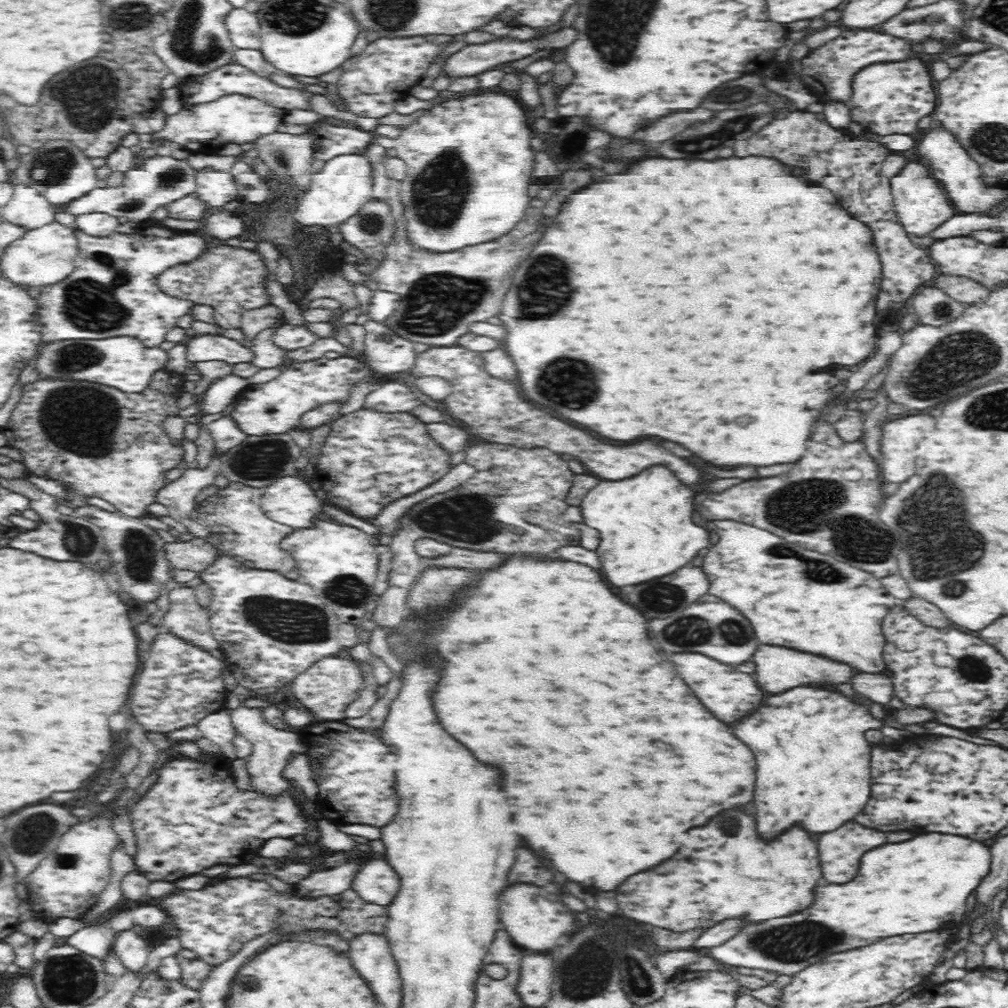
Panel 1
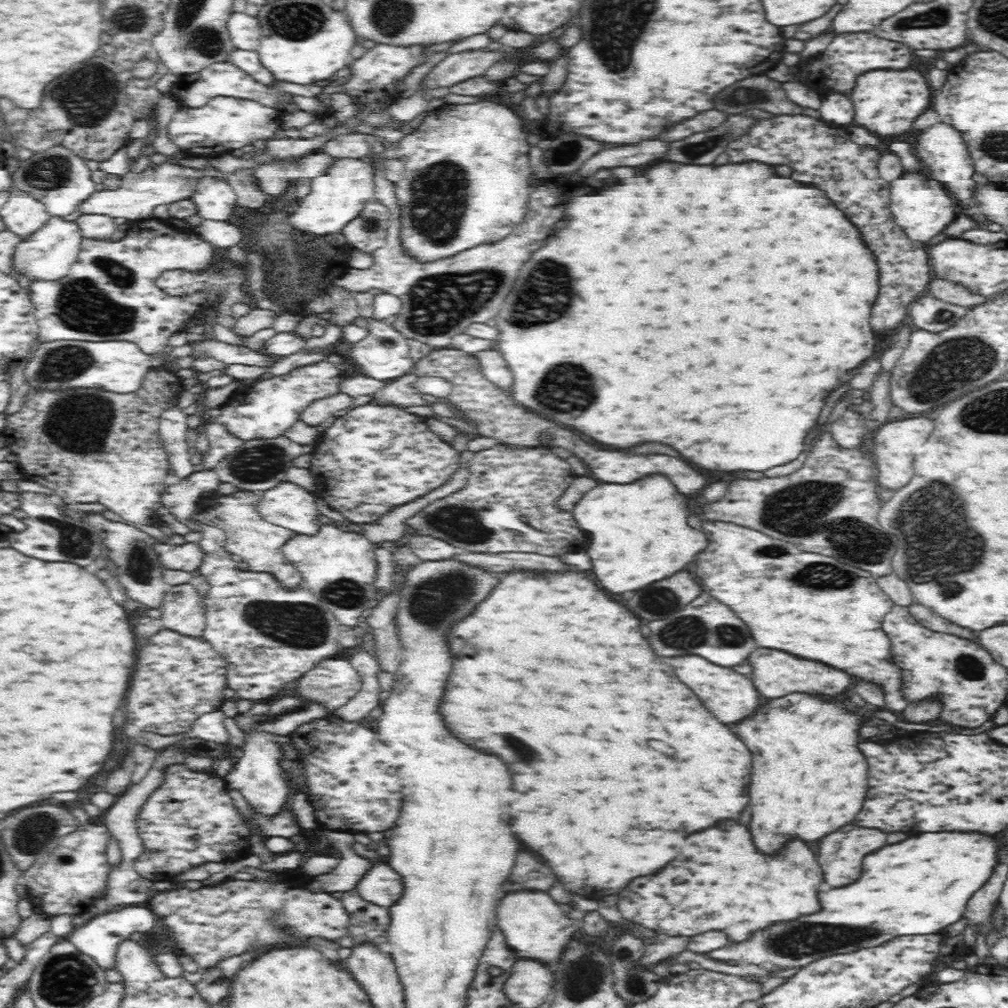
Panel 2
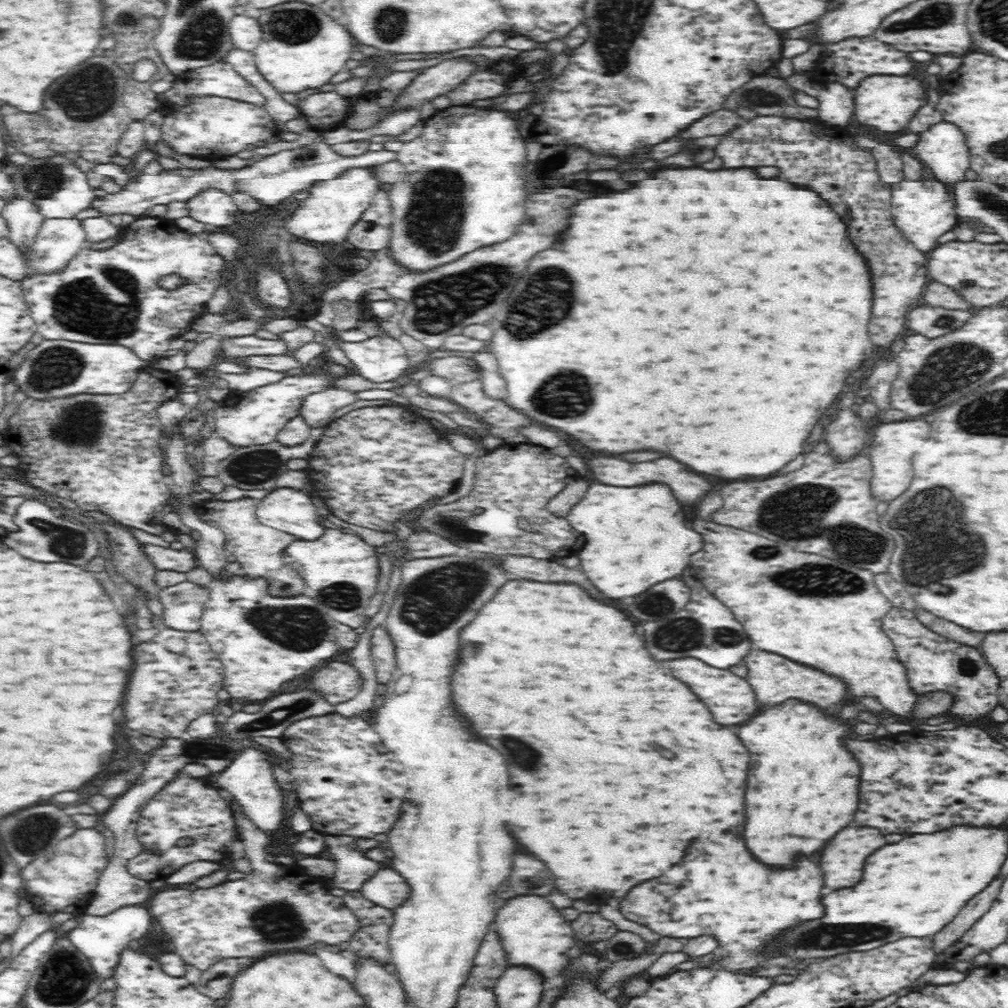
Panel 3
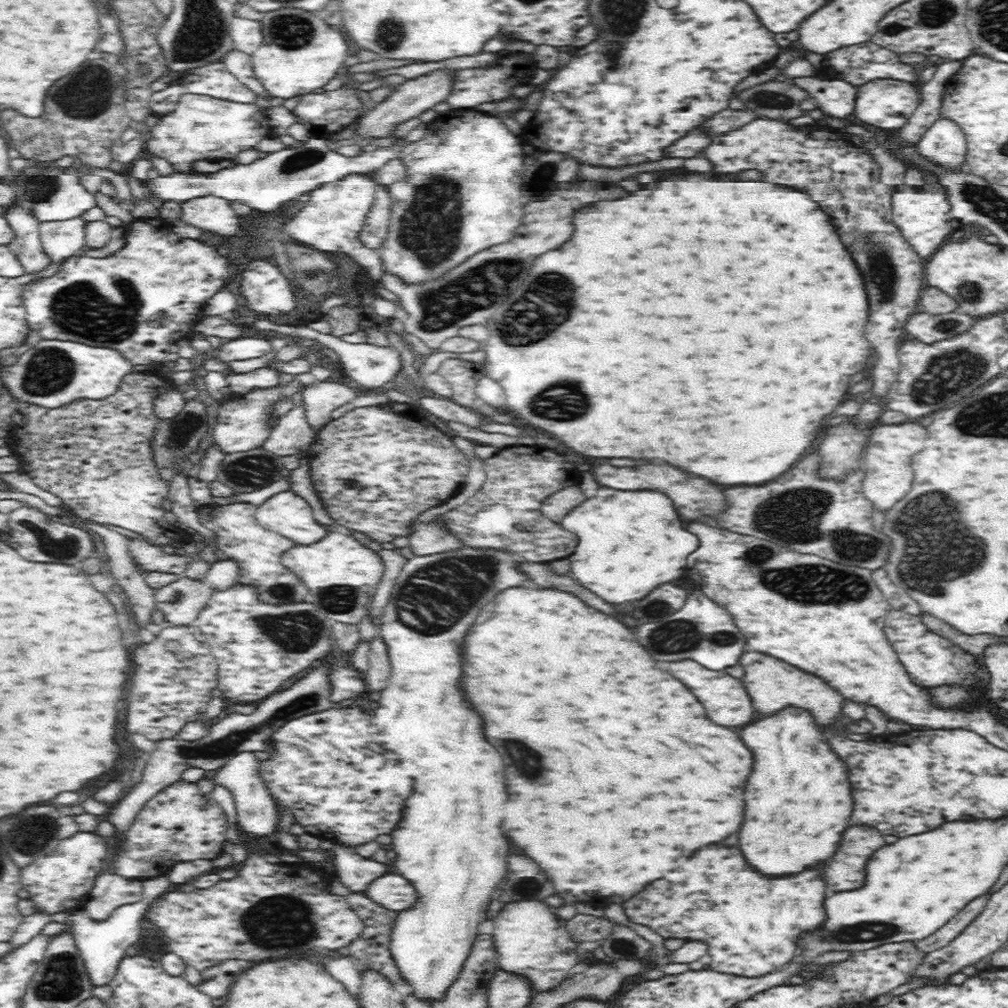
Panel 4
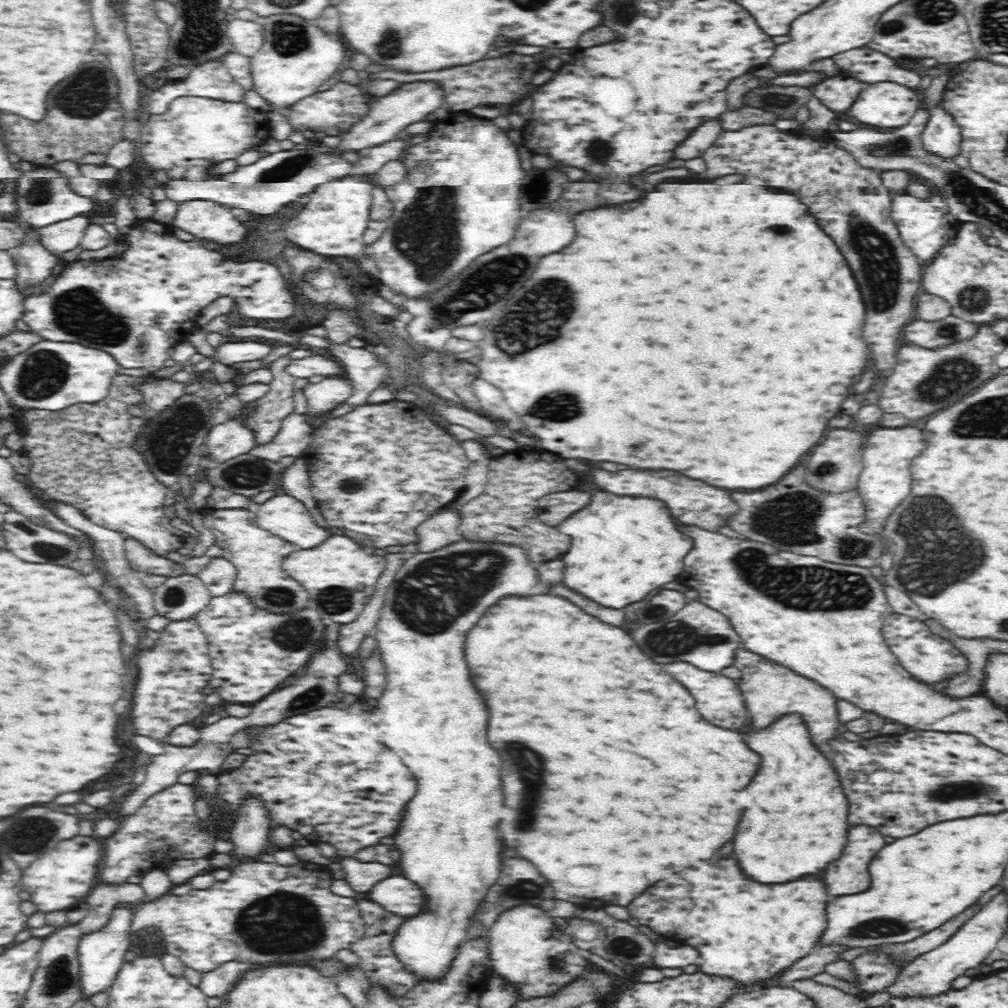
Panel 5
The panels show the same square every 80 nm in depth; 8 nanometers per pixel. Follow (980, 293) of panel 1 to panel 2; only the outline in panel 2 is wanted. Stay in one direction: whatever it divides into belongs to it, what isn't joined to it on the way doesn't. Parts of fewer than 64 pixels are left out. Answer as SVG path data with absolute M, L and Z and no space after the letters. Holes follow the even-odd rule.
M936 278L929 282L925 294L931 296L934 300L967 309L973 309L985 302L981 296L970 294L959 284Z

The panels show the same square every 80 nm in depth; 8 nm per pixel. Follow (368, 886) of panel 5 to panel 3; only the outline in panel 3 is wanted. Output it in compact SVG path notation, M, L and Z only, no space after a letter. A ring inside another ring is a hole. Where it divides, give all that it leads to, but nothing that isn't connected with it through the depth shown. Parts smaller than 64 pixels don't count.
M326 838L328 852L336 856L336 886L344 890L360 890L366 880L376 876L384 864L374 862L356 850L350 838Z

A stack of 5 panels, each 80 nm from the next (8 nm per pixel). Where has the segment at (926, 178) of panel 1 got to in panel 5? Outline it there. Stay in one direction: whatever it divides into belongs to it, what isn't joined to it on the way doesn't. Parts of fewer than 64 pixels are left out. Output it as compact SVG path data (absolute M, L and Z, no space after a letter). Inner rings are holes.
M936 189L934 190L936 196L930 198L930 200L920 200L910 196L910 194L906 194L904 197L893 196L892 200L893 221L896 222L895 225L900 230L899 233L904 244L912 251L917 260L922 262L922 265L925 265L924 262L928 264L931 260L934 260L940 250L944 246L948 246L950 238L954 238L956 232L958 232L958 228L950 224L950 220L954 217L946 206L944 198L940 197Z

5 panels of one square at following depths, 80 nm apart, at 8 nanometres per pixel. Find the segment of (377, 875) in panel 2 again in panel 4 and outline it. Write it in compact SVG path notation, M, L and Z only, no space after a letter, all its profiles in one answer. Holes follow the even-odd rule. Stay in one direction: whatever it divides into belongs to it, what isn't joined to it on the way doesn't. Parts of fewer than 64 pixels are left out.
M388 874L370 884L368 898L372 898L384 909L404 913L415 908L419 897L416 888L408 880L398 874Z

